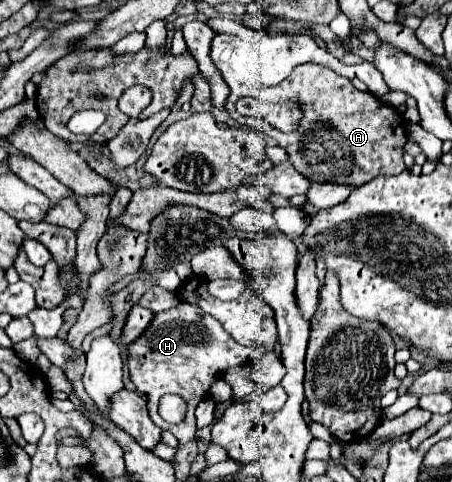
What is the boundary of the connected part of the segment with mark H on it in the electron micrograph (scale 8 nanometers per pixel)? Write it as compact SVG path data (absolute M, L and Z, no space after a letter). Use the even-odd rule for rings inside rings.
M179 304L165 312L157 312L145 332L127 346L127 366L129 378L135 384L137 392L147 398L149 415L155 425L162 430L169 430L179 438L179 444L187 444L195 438L195 408L201 400L209 398L209 388L223 378L225 370L231 366L241 366L247 362L261 360L267 350L261 346L241 346L231 334L219 326L209 314L191 304ZM163 394L179 394L187 400L187 416L181 424L169 424L159 416L157 406Z

